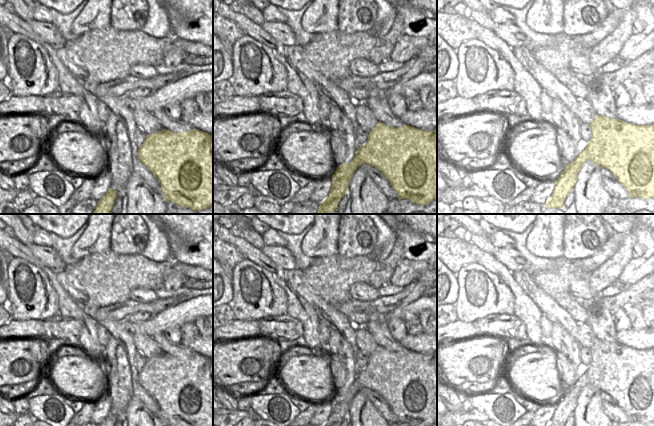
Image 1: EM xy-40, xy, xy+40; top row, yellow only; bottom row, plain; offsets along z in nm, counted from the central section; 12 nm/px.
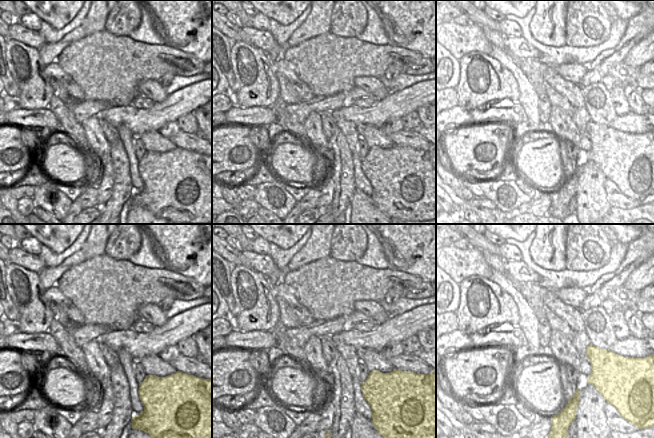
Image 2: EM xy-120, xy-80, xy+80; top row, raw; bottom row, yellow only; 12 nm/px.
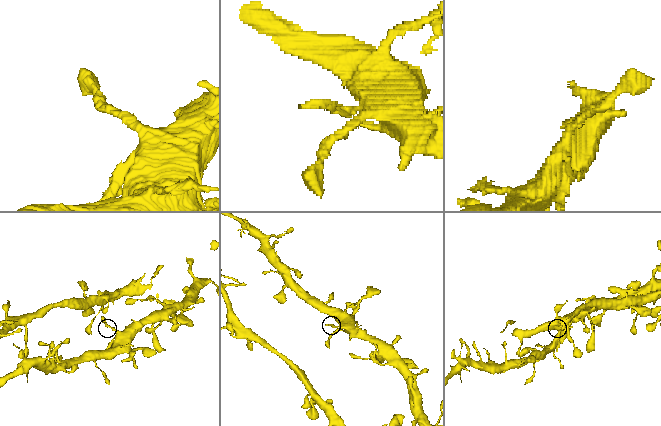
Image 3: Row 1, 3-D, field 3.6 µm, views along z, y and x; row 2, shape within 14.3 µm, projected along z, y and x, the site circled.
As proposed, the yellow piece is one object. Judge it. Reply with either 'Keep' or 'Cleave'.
Keep.

